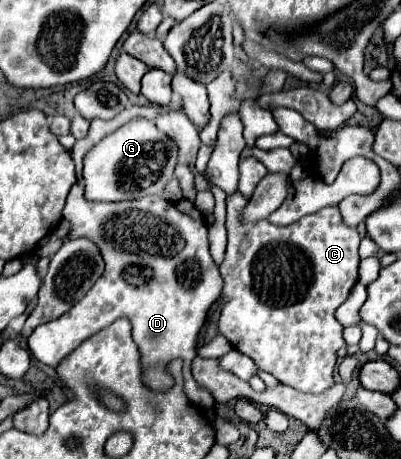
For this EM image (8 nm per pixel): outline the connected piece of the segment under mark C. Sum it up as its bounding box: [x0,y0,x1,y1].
[219,191,361,393]

